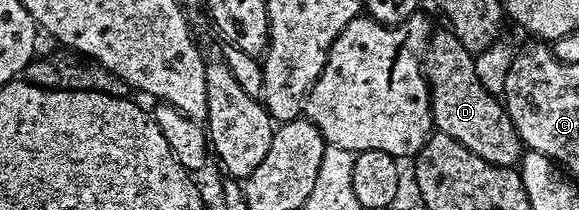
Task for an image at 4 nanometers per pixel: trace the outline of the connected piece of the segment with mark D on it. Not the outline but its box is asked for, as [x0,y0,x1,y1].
[425,28,525,165]

